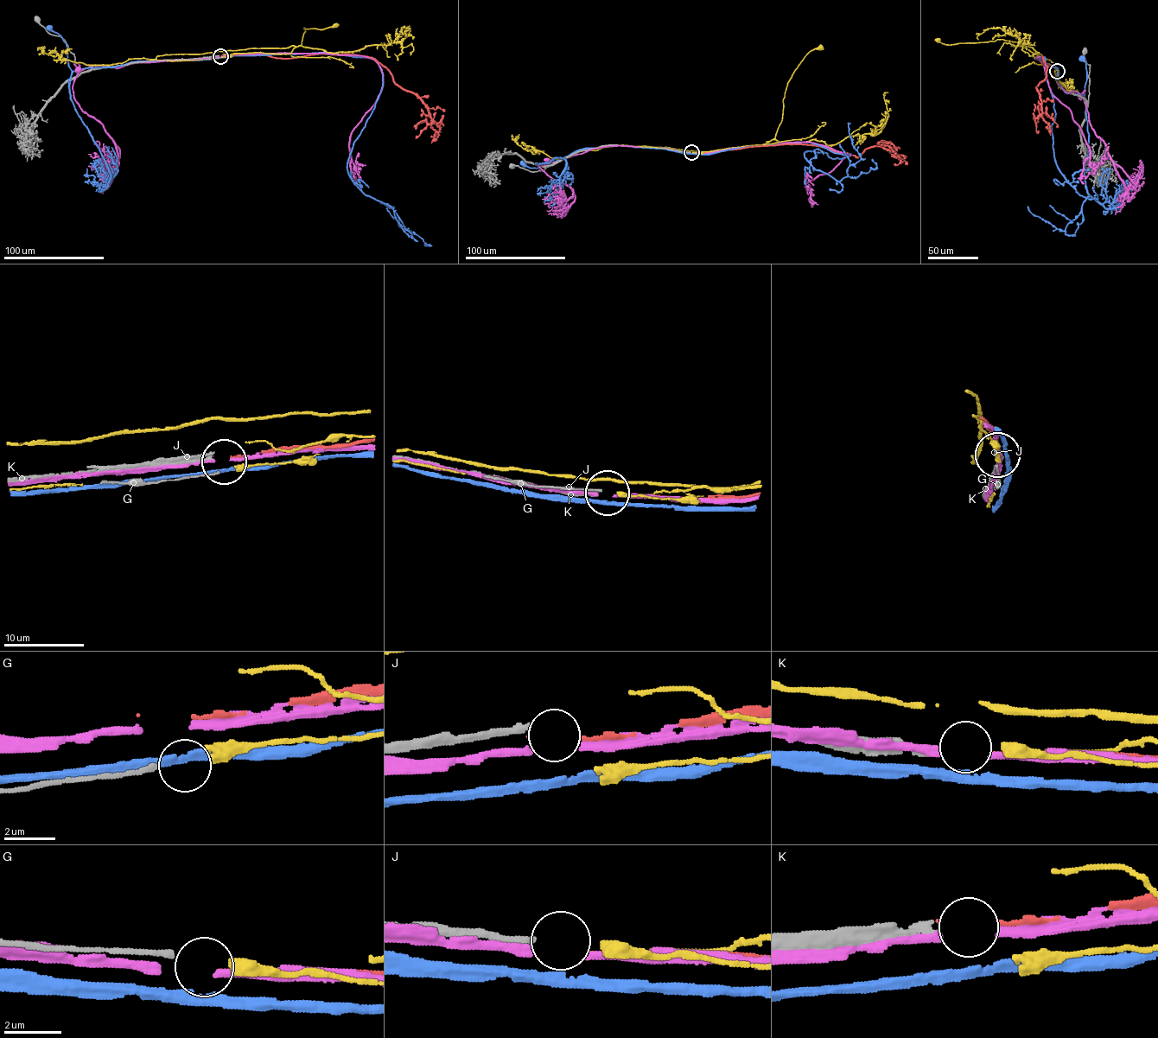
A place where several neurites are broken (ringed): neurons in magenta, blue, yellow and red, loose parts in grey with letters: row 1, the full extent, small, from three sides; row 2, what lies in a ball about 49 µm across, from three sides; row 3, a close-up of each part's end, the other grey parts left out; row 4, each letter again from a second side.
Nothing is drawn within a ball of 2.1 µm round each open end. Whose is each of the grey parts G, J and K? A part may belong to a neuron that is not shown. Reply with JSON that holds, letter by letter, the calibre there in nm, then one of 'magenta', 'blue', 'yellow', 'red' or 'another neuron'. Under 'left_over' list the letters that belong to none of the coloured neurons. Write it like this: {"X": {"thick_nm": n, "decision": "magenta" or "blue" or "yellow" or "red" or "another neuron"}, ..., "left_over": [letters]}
{"G": {"thick_nm": 200, "decision": "yellow"}, "J": {"thick_nm": 240, "decision": "another neuron"}, "K": {"thick_nm": 240, "decision": "red"}, "left_over": ["J"]}

